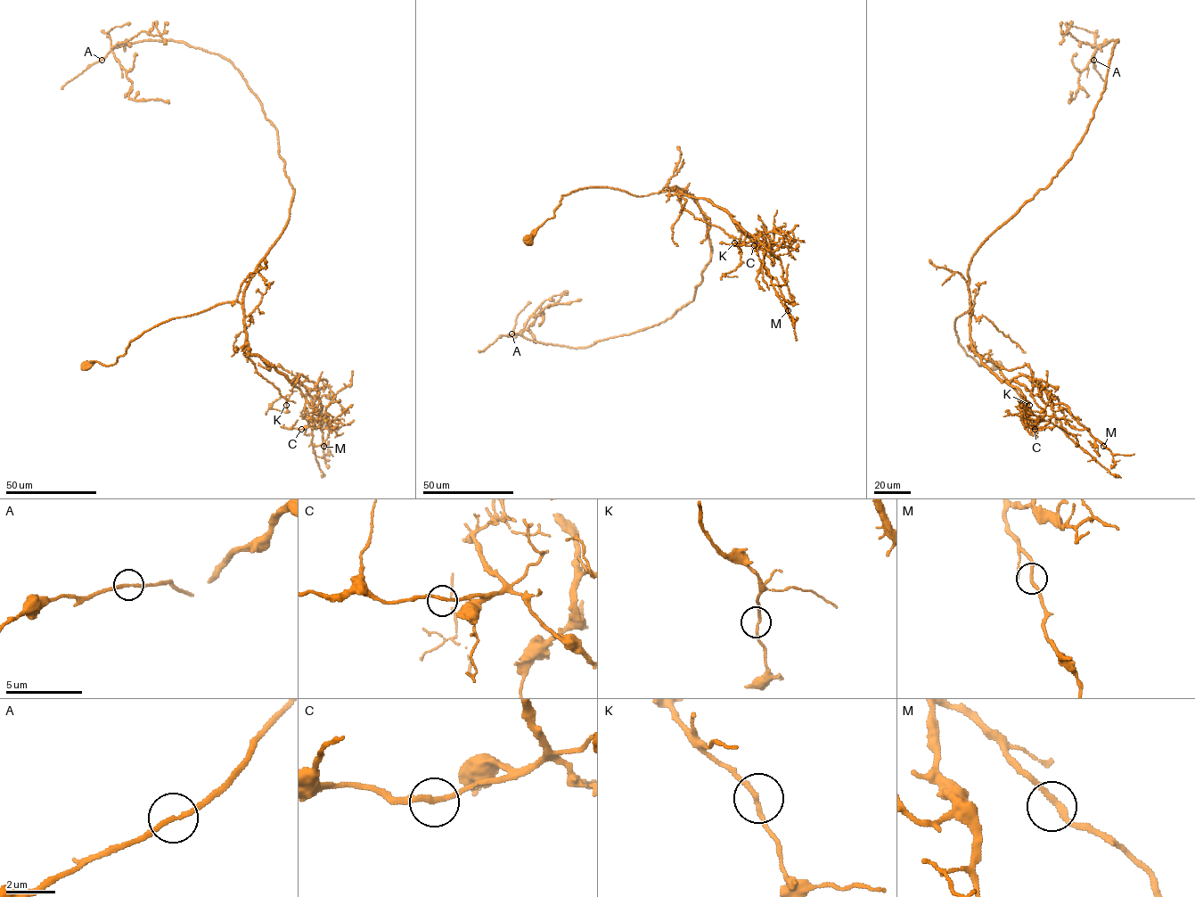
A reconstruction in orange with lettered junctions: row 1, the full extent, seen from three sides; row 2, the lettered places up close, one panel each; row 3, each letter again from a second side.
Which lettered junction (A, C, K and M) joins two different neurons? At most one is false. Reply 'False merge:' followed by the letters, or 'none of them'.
False merge: none of them

